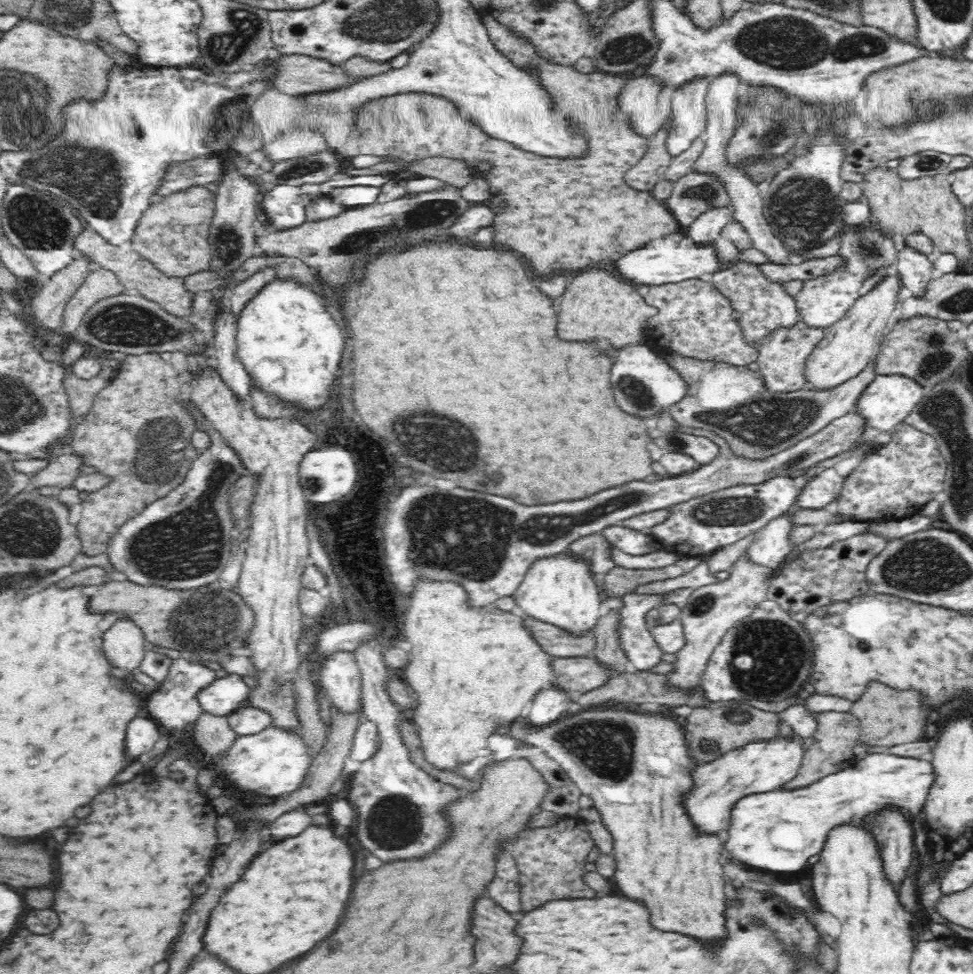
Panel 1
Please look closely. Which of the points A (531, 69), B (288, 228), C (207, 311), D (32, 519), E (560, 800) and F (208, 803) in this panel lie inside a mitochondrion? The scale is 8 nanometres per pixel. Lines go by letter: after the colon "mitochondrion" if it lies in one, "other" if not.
A: other
B: other
C: mitochondrion
D: mitochondrion
E: other
F: other

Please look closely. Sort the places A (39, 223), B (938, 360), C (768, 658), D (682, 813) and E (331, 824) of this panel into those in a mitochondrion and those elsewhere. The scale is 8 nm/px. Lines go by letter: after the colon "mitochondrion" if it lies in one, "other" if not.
A: mitochondrion
B: mitochondrion
C: mitochondrion
D: other
E: other

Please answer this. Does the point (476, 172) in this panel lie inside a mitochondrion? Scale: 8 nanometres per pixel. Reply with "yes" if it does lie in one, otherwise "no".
no

